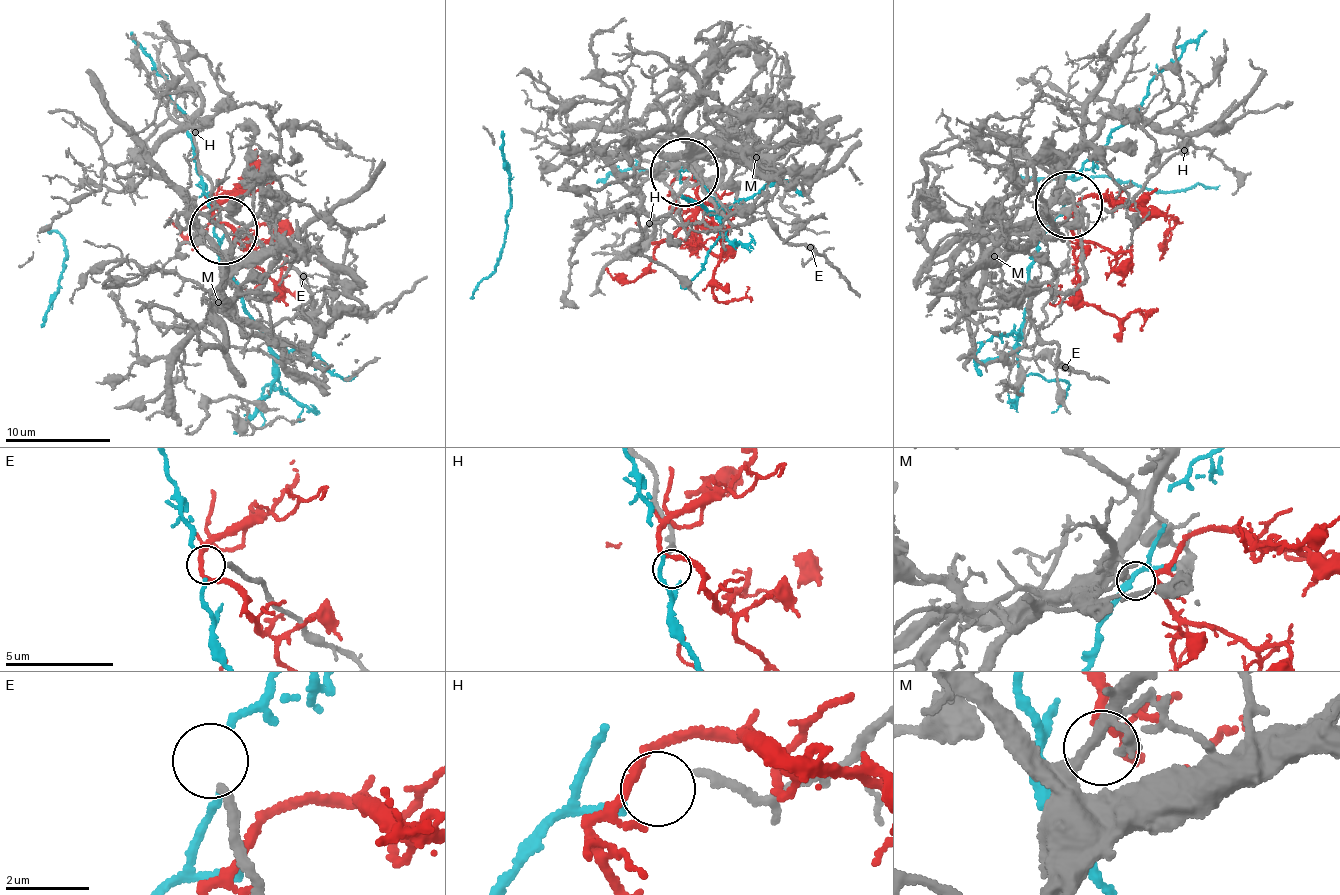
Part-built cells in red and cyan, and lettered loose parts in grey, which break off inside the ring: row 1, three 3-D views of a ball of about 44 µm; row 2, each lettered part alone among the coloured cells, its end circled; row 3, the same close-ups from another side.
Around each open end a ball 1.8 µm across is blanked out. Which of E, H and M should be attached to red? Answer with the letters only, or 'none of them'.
M

